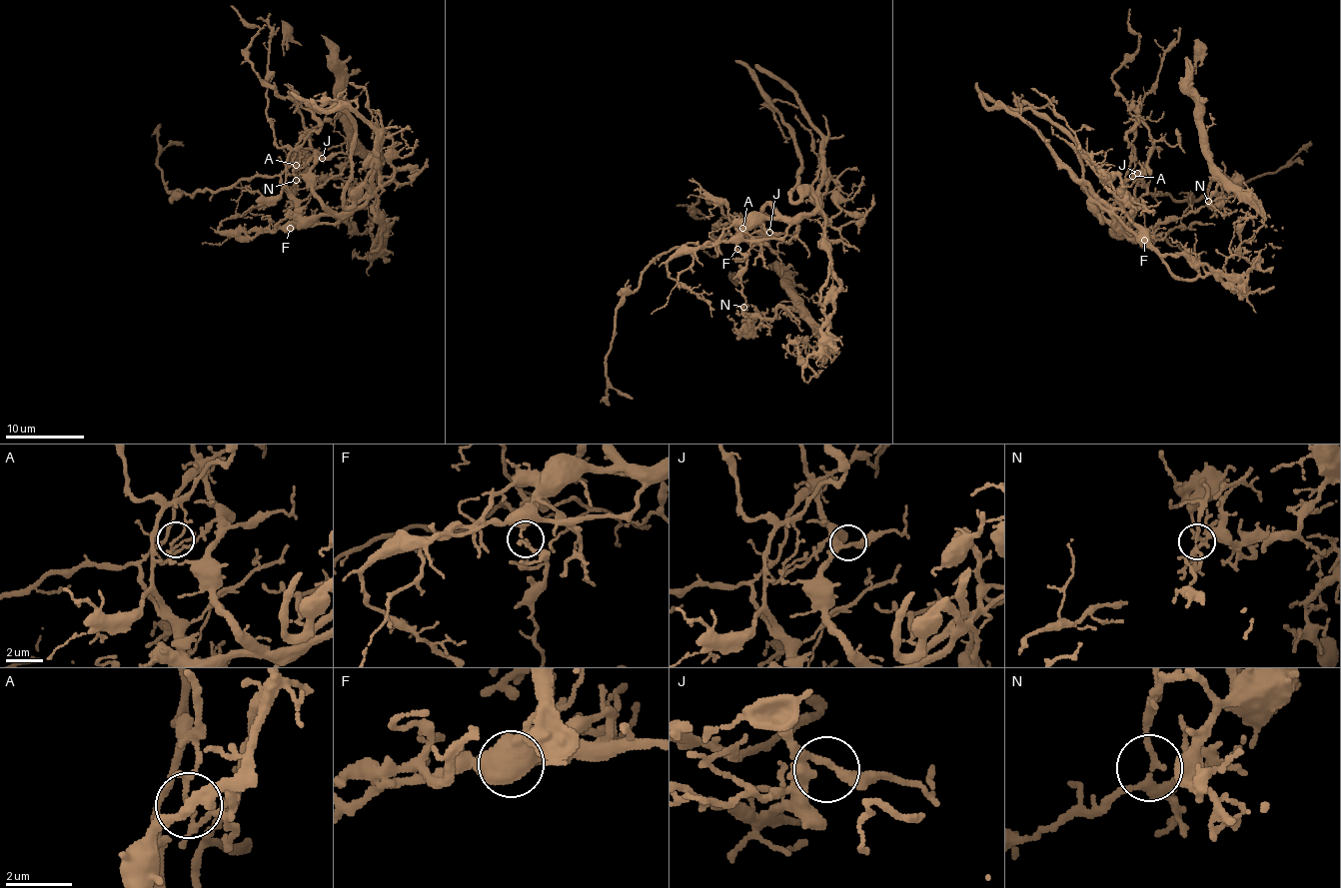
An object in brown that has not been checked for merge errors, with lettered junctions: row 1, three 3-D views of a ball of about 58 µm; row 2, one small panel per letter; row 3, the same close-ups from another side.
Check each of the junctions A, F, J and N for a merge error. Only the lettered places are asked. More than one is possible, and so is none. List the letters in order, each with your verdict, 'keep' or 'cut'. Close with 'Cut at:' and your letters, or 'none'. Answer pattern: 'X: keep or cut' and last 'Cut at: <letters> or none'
A: cut
F: cut
J: keep
N: keep
Cut at: A, F

